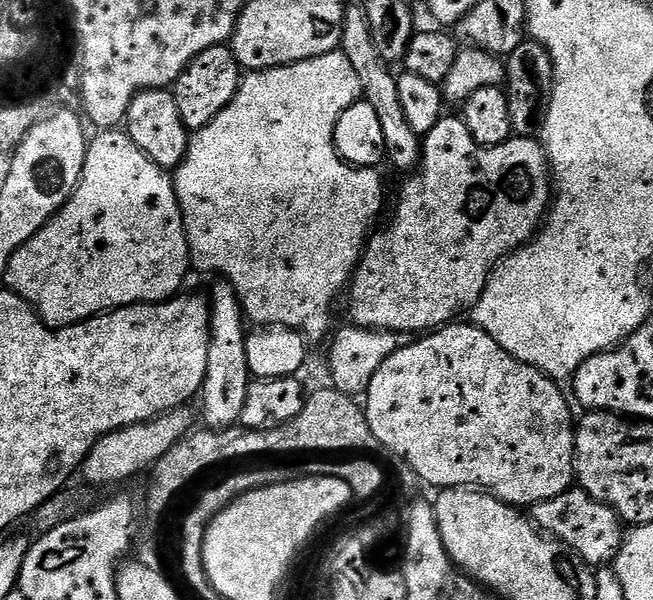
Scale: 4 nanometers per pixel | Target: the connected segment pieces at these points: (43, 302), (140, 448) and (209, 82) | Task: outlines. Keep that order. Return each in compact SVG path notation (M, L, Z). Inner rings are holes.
M104 130L91 137L82 178L74 194L42 230L10 258L6 288L32 305L49 328L66 328L113 308L160 304L173 299L183 289L180 287L190 273L191 263L173 177L138 150L127 131Z
M191 407L173 408L144 424L131 424L129 428L120 428L100 437L98 443L88 451L84 459L82 473L92 484L116 484L119 480L128 480L139 472L151 469L166 455L179 440L193 431Z
M215 44L210 46L210 50L202 50L202 54L190 61L186 70L182 70L182 74L170 88L184 125L189 130L195 130L218 118L218 114L222 114L222 110L230 106L241 79L240 63L228 44Z

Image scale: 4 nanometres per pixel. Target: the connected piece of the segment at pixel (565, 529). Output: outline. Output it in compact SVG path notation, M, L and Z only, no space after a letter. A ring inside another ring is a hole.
M579 486L558 494L558 498L531 505L530 516L541 532L555 536L561 545L569 544L588 564L611 565L624 544L626 528L620 515L610 505L598 502L590 494L586 494Z

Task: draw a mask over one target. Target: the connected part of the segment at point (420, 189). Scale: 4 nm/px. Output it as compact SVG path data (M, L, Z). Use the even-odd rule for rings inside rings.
M451 114L441 118L434 126L434 130L430 130L428 135L423 137L419 169L405 180L408 181L400 188L400 201L397 202L396 209L393 210L392 217L388 220L388 225L381 232L373 231L371 233L370 239L367 241L361 255L360 262L356 266L356 271L352 274L350 281L350 293L352 292L351 323L358 328L424 334L429 330L443 328L444 325L453 323L459 317L456 315L463 308L464 311L470 310L476 305L492 269L504 257L527 244L536 235L550 207L550 201L554 196L552 170L548 167L548 155L544 152L544 146L540 143L539 139L516 136L515 138L510 138L504 144L495 144L492 148L483 148L481 144L474 142L470 130L466 130L463 119L456 117L455 120Z

